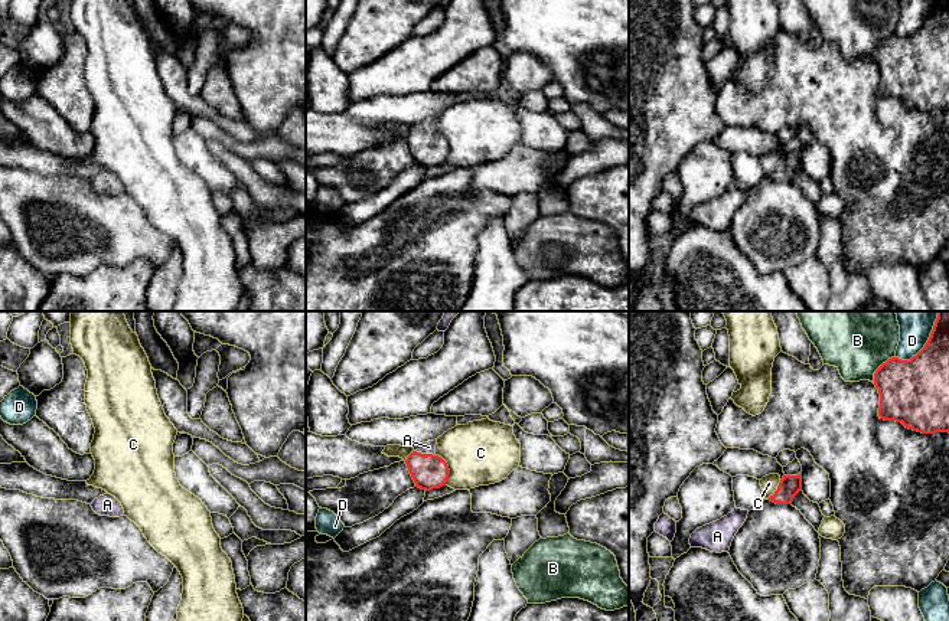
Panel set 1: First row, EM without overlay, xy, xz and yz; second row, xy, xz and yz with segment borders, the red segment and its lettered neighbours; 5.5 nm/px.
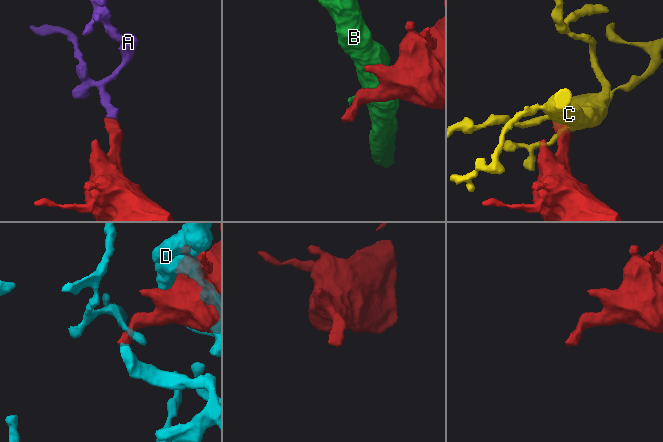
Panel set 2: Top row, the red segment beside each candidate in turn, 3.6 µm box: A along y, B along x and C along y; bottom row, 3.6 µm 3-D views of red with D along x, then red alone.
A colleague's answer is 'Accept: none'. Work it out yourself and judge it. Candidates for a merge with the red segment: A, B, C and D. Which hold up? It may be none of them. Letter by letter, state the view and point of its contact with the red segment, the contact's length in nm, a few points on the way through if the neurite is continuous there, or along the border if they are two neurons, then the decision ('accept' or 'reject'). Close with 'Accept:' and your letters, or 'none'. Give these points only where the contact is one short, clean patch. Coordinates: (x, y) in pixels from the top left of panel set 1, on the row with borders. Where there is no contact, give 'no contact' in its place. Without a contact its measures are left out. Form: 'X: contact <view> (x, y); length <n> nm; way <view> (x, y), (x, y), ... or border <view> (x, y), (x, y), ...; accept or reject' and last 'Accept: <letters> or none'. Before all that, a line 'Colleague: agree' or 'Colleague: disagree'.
Colleague: disagree
A: contact xz (424, 454); length 120 nm; way xz (429, 471), (424, 466), (424, 454), (429, 447); accept
B: contact yz (879, 368); length 200 nm; reject
C: contact xz (447, 468); length 190 nm; reject
D: contact yz (926, 343); length 360 nm; reject
Accept: A

